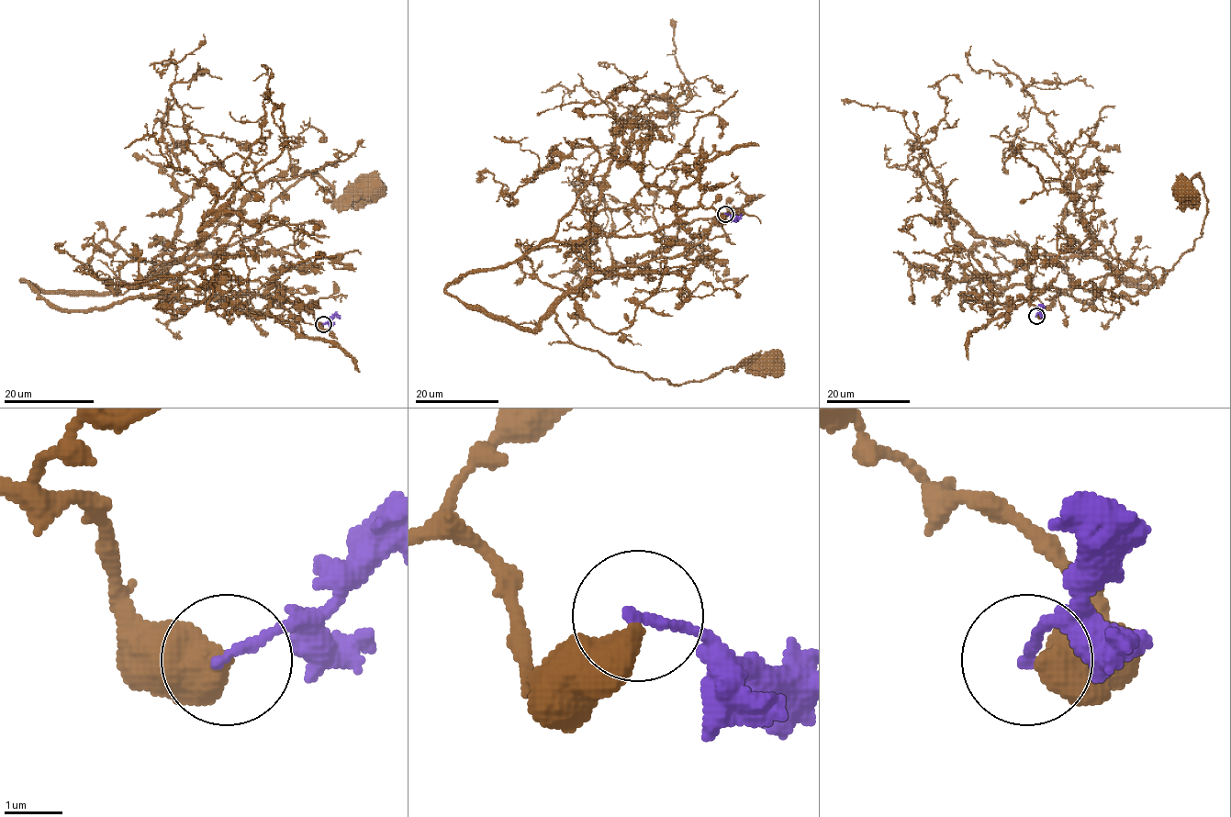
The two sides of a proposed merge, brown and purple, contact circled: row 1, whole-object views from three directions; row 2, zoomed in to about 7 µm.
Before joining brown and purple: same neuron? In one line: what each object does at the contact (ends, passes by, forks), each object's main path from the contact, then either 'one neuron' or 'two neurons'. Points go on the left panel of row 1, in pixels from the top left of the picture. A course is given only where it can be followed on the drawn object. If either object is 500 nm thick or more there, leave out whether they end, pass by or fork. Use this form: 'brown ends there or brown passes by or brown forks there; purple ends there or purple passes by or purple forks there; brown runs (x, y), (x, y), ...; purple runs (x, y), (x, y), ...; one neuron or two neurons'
brown runs (323, 324), (295, 317), (262, 276), (180, 260), (139, 287), (250, 239), (307, 175), (335, 199), (373, 187); purple runs (323, 324), (337, 315), (339, 318); two neurons

